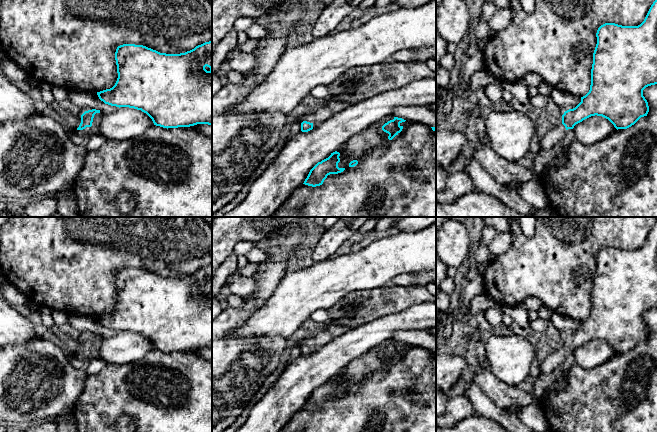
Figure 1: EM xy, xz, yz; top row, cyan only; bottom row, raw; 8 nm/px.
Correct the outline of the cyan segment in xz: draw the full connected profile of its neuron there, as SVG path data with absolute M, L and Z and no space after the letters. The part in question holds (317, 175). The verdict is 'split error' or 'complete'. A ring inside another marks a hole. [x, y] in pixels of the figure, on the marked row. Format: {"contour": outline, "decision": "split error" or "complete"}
{"contour": "M335 151L331 155L318 162L309 172L305 179L305 185L316 187L323 184L324 180L330 174L338 174L345 170L345 168L339 168L338 163L340 162L340 153Z", "decision": "complete"}

